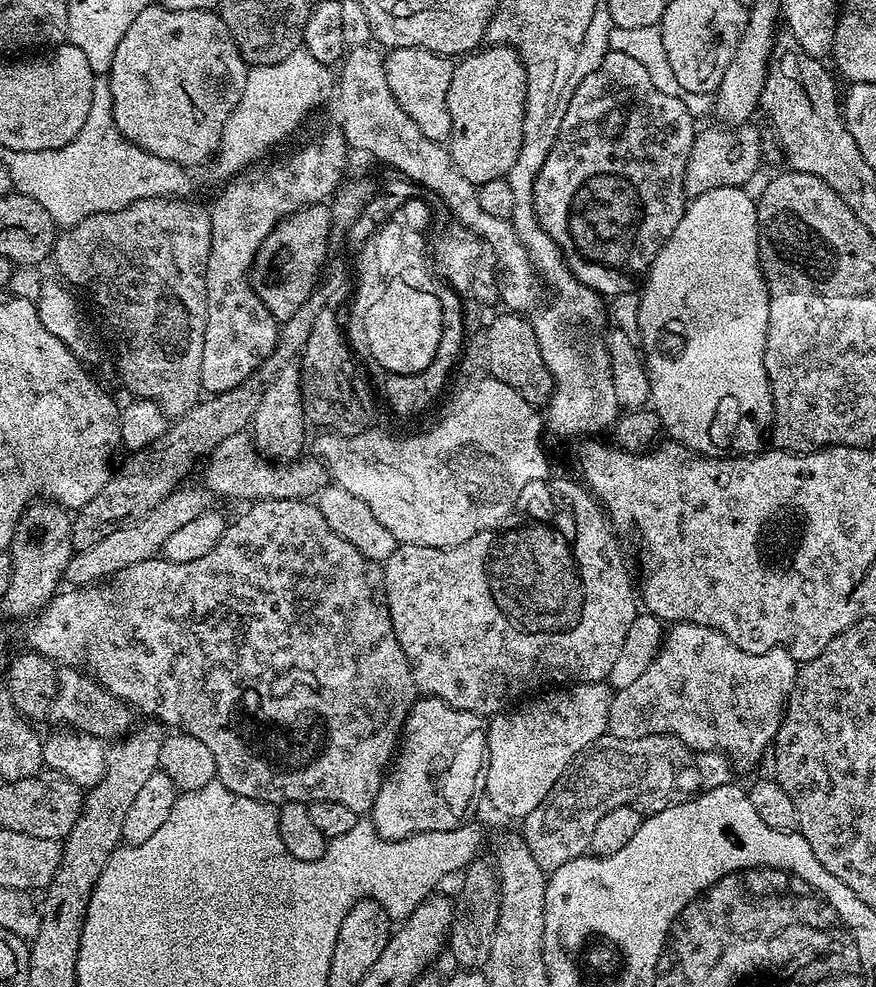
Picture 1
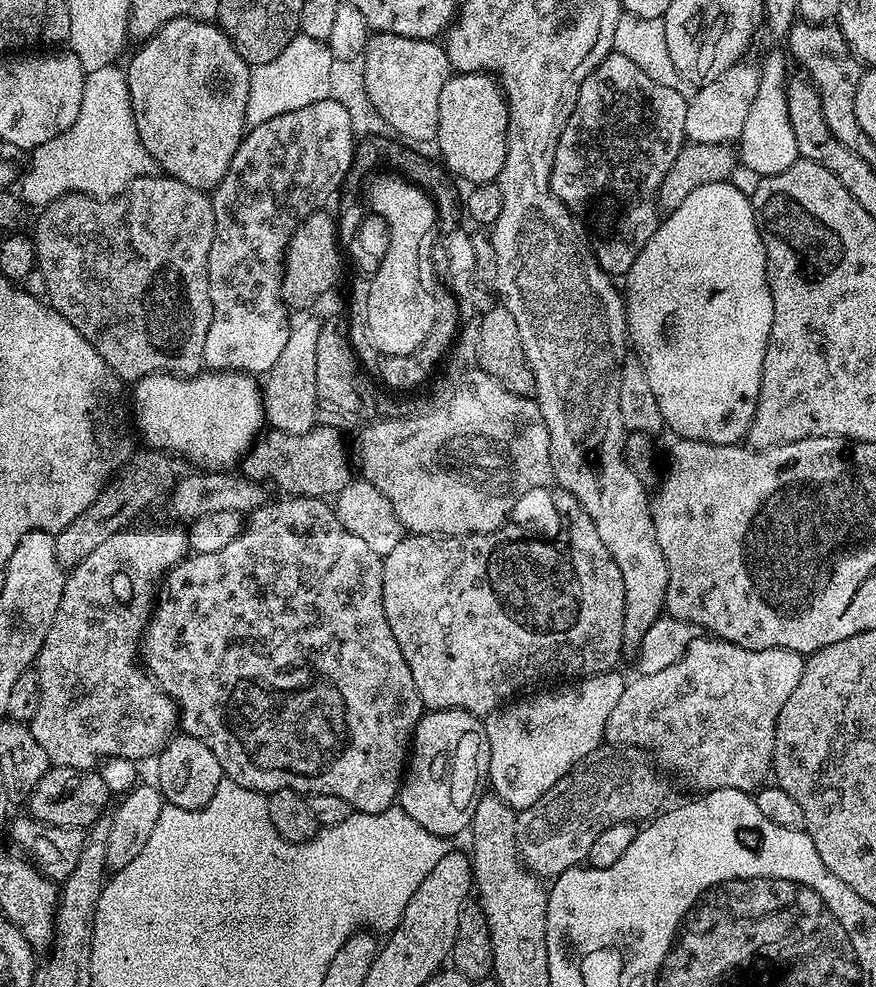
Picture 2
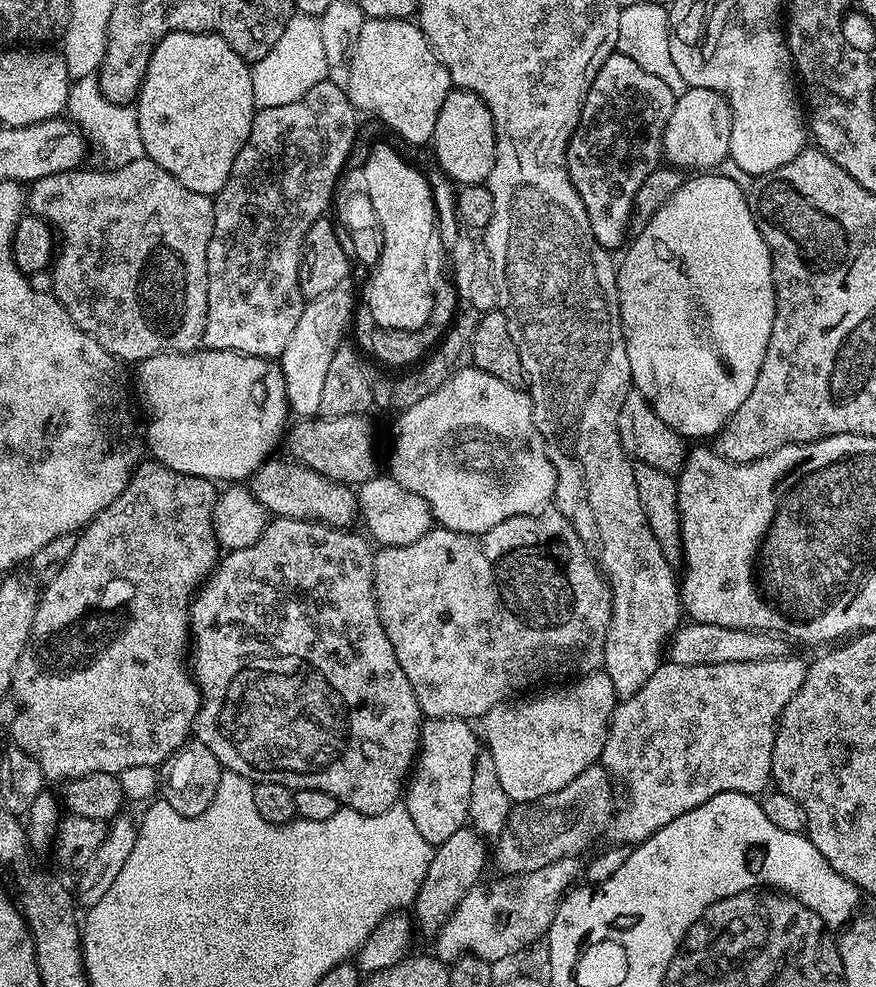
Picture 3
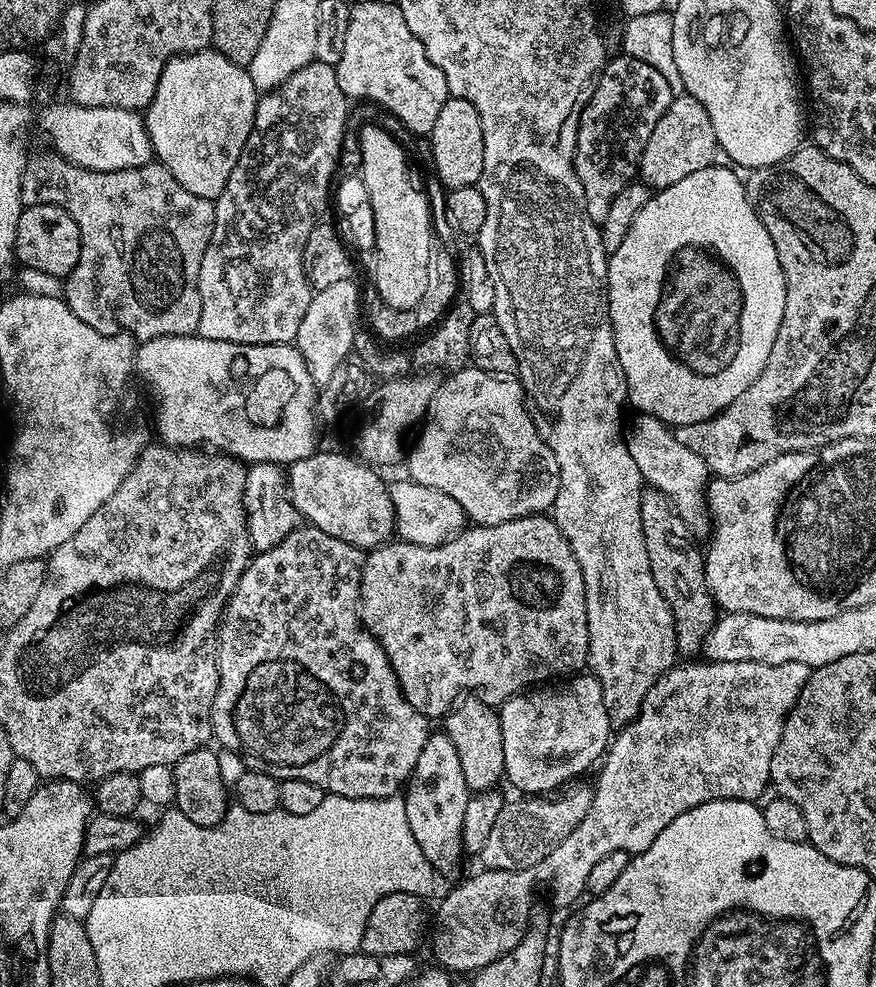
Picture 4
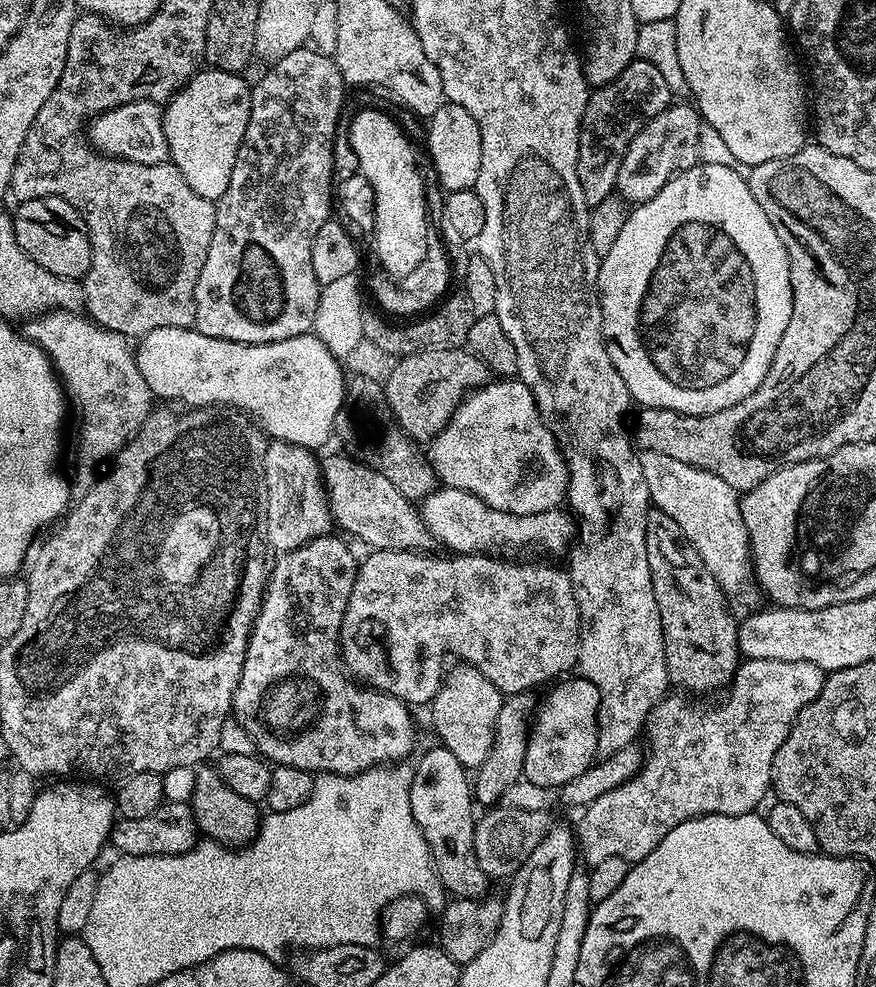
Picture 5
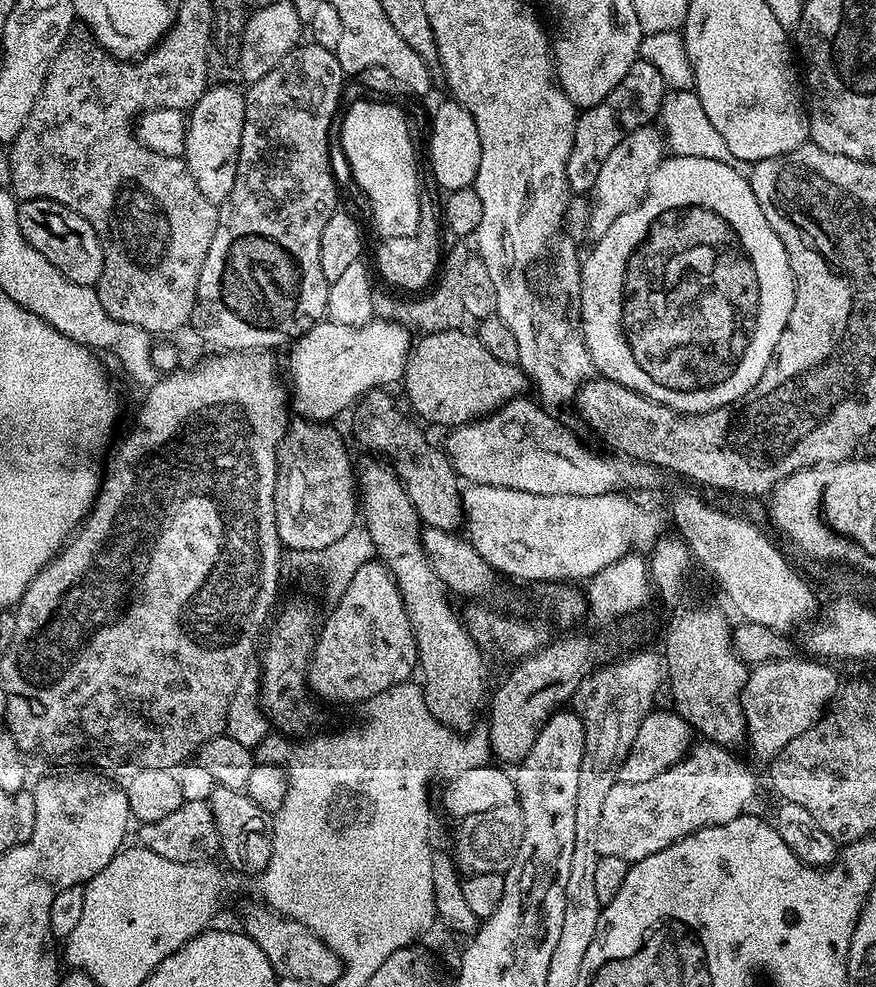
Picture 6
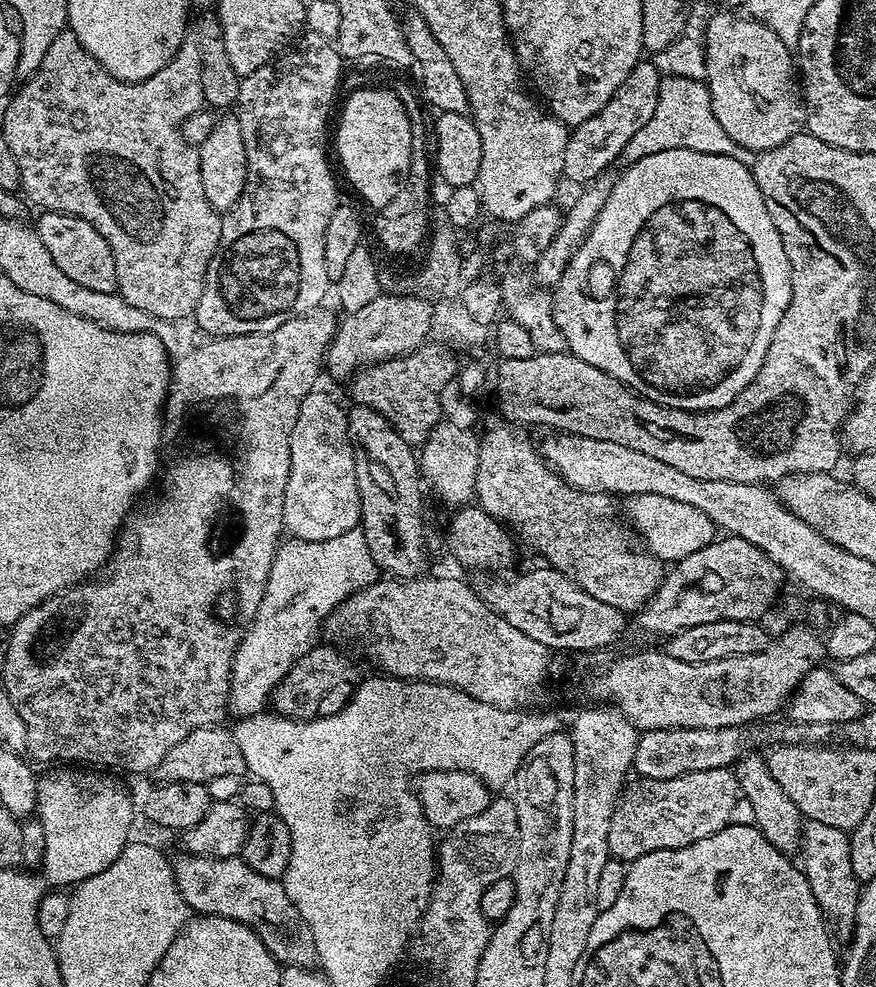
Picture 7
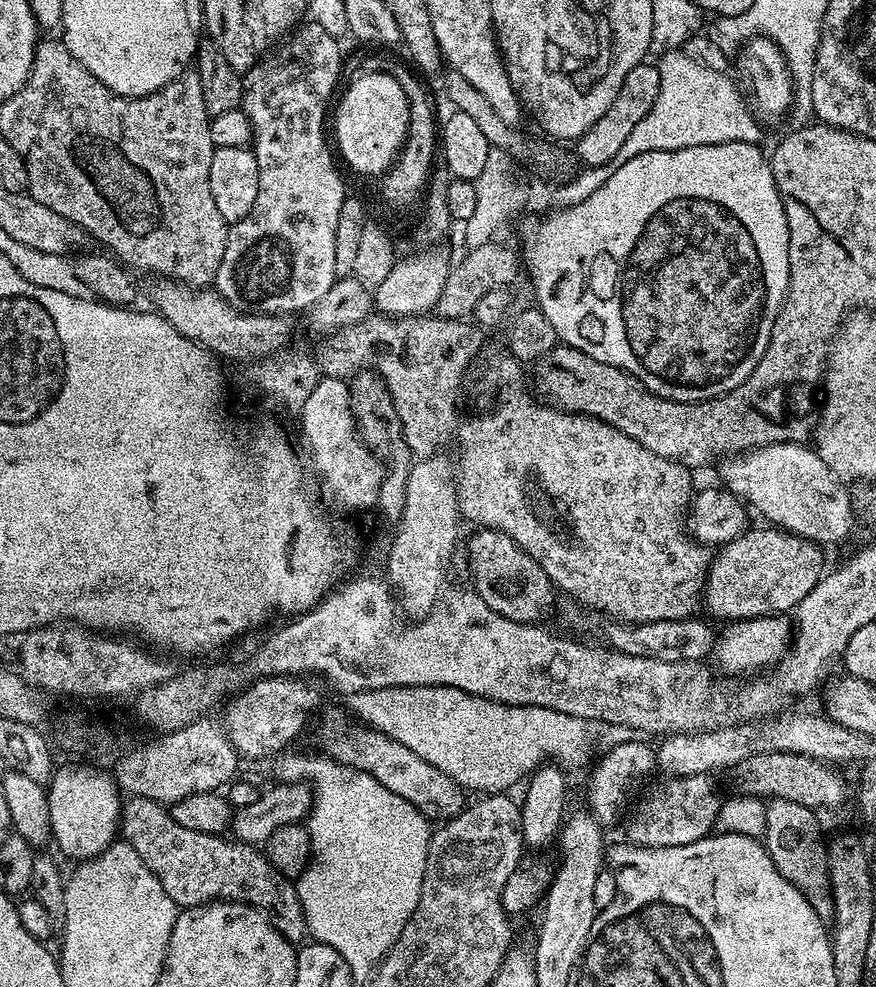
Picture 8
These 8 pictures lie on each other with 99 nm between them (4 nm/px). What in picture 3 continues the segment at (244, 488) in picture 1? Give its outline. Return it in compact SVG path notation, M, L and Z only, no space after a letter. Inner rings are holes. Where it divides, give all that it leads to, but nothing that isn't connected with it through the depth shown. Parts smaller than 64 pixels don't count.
M352 412L349 416L328 414L323 418L300 418L287 429L287 455L295 463L305 464L310 470L340 484L359 486L378 475L376 468L376 436L372 424L364 416Z

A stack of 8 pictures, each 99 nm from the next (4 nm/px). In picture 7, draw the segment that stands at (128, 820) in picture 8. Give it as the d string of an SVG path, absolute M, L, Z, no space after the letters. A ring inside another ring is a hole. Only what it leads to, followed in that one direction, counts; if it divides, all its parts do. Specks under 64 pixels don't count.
M180 854L172 860L172 877L178 886L178 894L182 894L184 903L193 913L205 916L221 916L252 928L260 941L270 950L270 954L282 966L289 968L310 968L317 963L314 934L310 934L310 926L306 926L306 918L298 914L298 906L290 902L290 894L286 894L283 883L274 878L266 878L266 874L258 874L258 870L250 870L248 863L240 856L216 858L214 856L190 856Z

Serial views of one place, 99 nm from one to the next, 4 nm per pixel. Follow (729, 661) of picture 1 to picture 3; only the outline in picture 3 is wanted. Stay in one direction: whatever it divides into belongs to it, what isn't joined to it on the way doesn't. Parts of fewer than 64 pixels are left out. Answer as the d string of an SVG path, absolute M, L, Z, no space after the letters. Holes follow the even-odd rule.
M791 654L773 656L771 660L699 664L698 666L682 666L671 662L661 663L660 668L654 670L654 674L650 674L650 682L646 682L646 686L642 686L642 690L638 690L638 694L623 697L617 703L616 708L612 711L612 721L608 724L608 737L604 743L599 763L608 771L613 781L620 783L621 780L625 790L628 791L624 805L621 808L619 805L615 809L612 819L608 821L606 836L609 836L609 841L612 844L635 846L650 839L655 832L662 830L662 826L674 822L674 818L702 806L702 802L706 802L718 794L741 792L747 796L756 796L763 793L769 787L772 778L772 751L774 750L776 726L780 723L782 710L788 705L790 698L794 698L798 686L802 686L805 667L805 661L802 662L798 657L791 656Z

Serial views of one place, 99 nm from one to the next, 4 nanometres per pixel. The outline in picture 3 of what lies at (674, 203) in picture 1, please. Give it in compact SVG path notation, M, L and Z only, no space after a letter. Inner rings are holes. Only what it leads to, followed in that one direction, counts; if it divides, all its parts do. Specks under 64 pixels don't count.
M614 54L606 58L606 62L602 62L602 70L598 70L586 94L580 121L568 143L566 167L574 190L578 190L578 198L582 198L582 206L586 206L590 230L594 230L594 238L598 238L603 248L616 250L620 243L625 243L629 235L628 228L630 229L632 224L632 200L638 194L638 186L646 182L646 178L655 168L661 167L663 132L670 121L676 98L670 86L662 82L662 78L646 74L646 70L638 66L638 62L619 54Z

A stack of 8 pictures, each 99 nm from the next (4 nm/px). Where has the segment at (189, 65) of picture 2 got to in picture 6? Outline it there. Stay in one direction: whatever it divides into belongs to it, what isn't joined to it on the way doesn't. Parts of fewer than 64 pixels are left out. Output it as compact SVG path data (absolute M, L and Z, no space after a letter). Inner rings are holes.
M213 83L204 89L202 98L192 105L186 119L188 129L183 162L194 182L198 182L198 190L202 190L212 204L223 205L230 190L234 190L234 178L238 174L238 154L244 125L244 92L232 84Z

